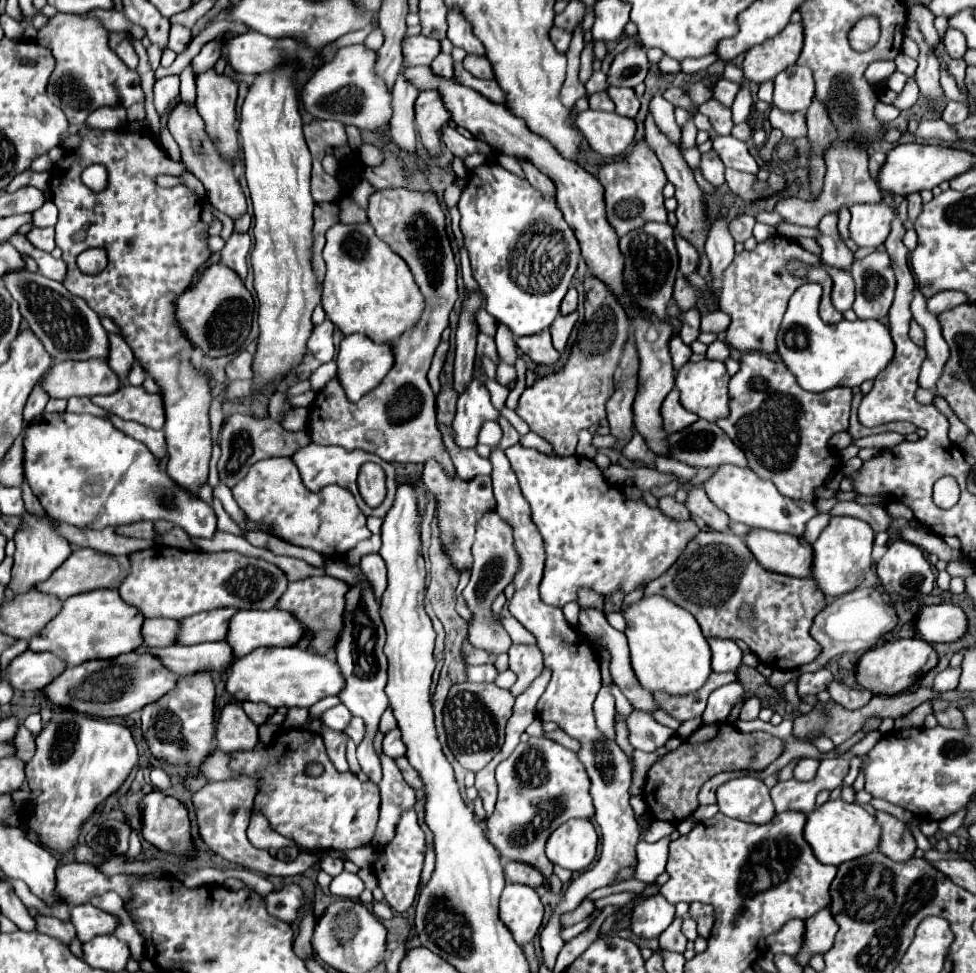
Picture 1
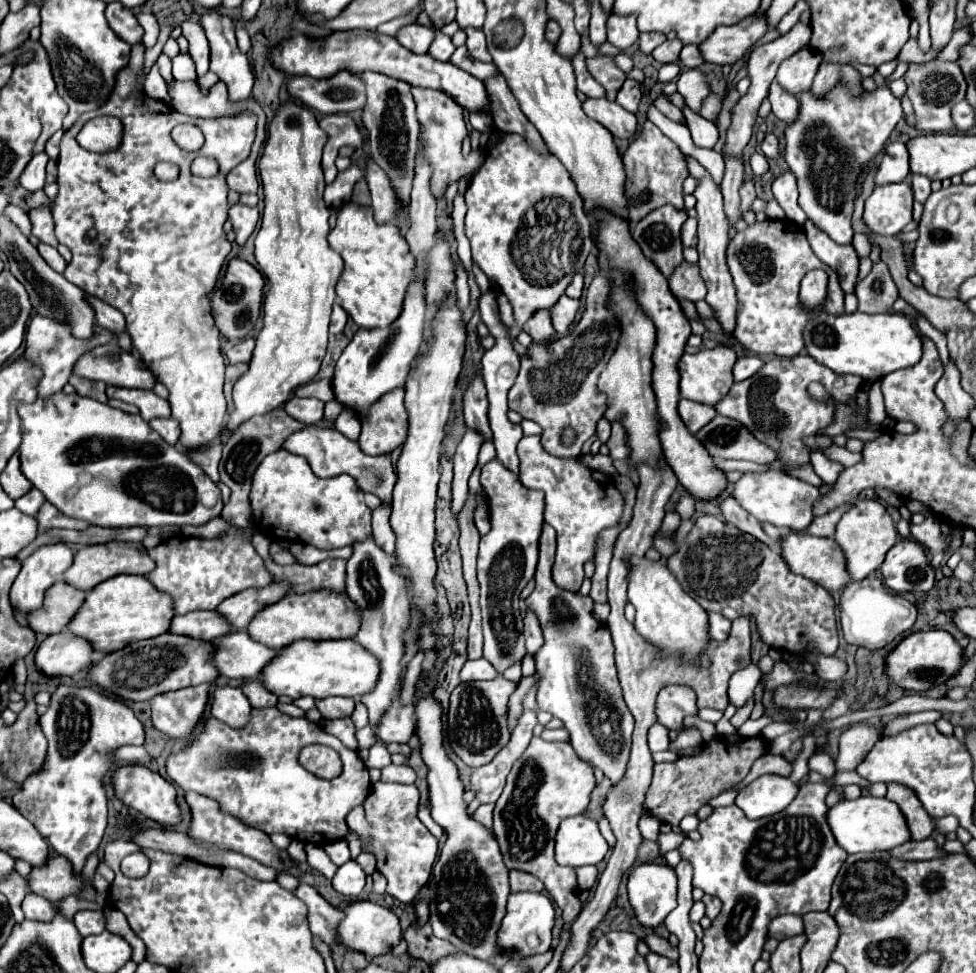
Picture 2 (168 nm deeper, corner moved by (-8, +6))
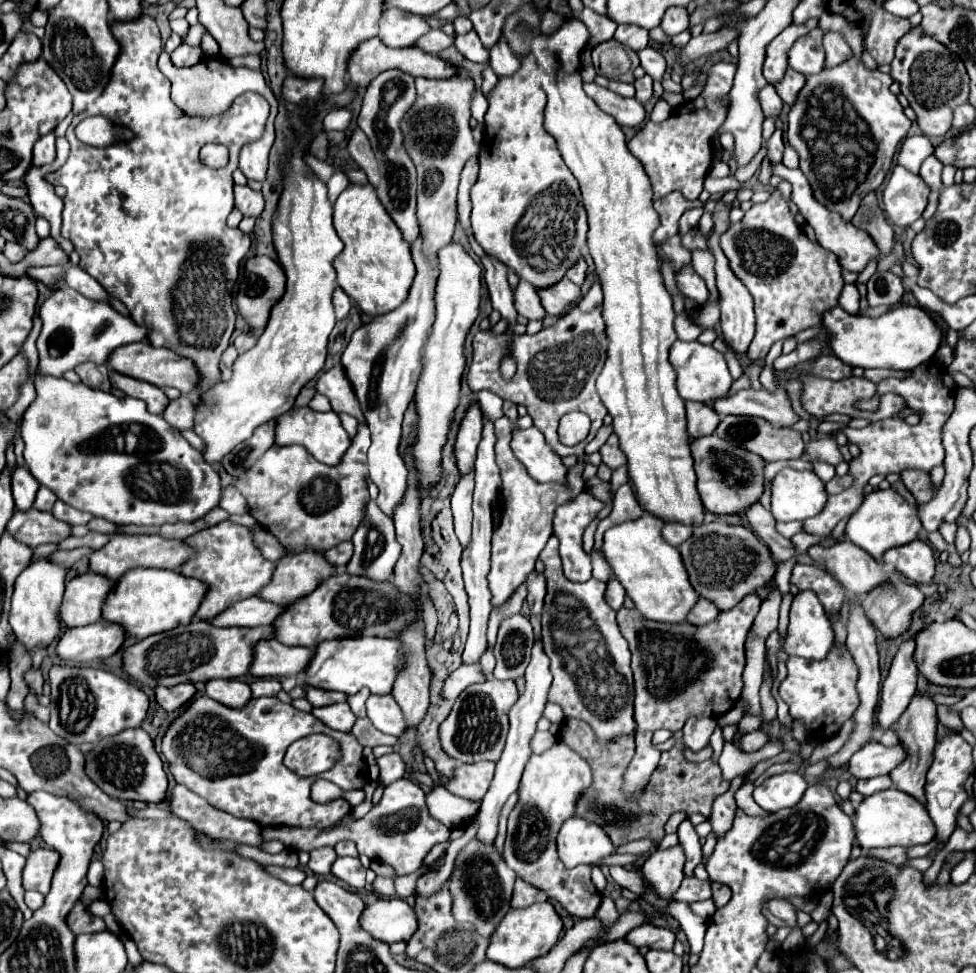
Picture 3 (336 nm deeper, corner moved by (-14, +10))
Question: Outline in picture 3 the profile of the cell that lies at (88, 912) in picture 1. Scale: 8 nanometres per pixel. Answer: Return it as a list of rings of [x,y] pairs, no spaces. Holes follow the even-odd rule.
[[[77,903],[73,907],[73,911],[67,917],[67,925],[77,935],[81,935],[81,933],[97,933],[97,931],[105,931],[107,929],[105,921],[101,917],[95,917],[93,913],[89,913],[83,903]]]

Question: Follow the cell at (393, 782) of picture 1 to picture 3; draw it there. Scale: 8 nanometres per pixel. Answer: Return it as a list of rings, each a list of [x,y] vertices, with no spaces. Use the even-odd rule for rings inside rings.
[[[391,753],[391,755],[387,755],[387,757],[377,759],[377,765],[379,765],[379,769],[381,769],[379,781],[381,781],[383,785],[401,779],[401,777],[405,775],[405,771],[407,771],[407,763],[405,763],[405,761],[401,759],[401,755],[397,755],[397,753]]]

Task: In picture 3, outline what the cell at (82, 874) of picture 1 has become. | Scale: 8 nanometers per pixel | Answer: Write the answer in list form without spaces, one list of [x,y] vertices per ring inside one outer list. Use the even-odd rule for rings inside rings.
[[[35,849],[27,857],[27,865],[23,869],[23,887],[35,889],[43,895],[51,889],[53,873],[59,865],[59,853],[55,849]]]

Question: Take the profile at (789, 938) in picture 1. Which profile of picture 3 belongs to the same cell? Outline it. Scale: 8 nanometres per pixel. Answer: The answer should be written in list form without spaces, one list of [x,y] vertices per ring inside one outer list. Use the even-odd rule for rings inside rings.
[[[769,901],[767,905],[763,905],[763,915],[775,927],[795,927],[795,907],[789,901]]]

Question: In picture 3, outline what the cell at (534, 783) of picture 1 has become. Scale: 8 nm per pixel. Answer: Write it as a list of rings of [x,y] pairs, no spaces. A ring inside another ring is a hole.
[[[557,741],[541,755],[531,755],[519,783],[521,791],[517,789],[517,793],[523,793],[523,799],[517,801],[509,815],[507,839],[503,849],[503,859],[517,873],[517,877],[523,877],[527,883],[543,889],[549,899],[559,901],[567,909],[567,913],[579,919],[593,917],[595,907],[599,907],[601,903],[601,893],[591,883],[590,865],[567,869],[561,863],[561,859],[557,857],[557,833],[567,819],[575,817],[577,801],[589,785],[589,763],[563,741]]]

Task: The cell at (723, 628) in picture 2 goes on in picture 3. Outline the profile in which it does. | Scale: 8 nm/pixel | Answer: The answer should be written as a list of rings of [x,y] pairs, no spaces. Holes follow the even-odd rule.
[[[699,597],[695,609],[691,609],[691,613],[689,613],[687,619],[689,619],[691,625],[697,625],[697,627],[699,627],[699,625],[707,625],[707,623],[715,621],[717,615],[719,615],[717,605],[711,605],[711,601]]]

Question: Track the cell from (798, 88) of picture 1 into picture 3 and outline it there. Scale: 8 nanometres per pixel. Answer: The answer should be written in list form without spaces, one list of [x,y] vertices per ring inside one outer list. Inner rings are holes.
[[[813,29],[803,35],[795,45],[789,49],[789,67],[805,77],[815,75],[825,65],[825,51],[823,51],[823,31]]]

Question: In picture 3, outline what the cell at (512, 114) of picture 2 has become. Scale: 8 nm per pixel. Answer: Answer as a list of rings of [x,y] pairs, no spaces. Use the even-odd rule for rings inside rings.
[[[501,37],[497,41],[497,45],[495,45],[495,49],[491,49],[489,65],[493,67],[497,77],[511,77],[521,67],[521,61],[519,61],[519,57],[515,53],[511,53],[511,49],[507,47],[507,43]]]

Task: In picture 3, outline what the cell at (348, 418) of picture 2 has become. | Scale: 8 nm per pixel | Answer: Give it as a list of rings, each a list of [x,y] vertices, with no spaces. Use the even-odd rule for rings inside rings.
[[[367,423],[357,425],[353,445],[335,467],[319,463],[301,445],[273,445],[249,469],[249,473],[245,473],[241,479],[235,479],[233,483],[247,499],[255,521],[273,533],[291,553],[301,553],[307,547],[327,551],[343,541],[351,541],[351,535],[361,525],[367,503],[371,501],[367,491],[369,445],[371,439]]]

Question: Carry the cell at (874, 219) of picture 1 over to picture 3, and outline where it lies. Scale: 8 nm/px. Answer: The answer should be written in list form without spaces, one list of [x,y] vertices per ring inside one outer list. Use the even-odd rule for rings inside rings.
[[[897,165],[893,167],[883,189],[885,217],[895,227],[909,227],[925,211],[927,197],[929,187],[923,183],[923,179]]]

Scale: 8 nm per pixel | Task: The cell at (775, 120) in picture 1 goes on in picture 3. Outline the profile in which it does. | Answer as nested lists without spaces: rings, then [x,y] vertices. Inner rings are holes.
[[[787,69],[785,77],[775,83],[775,89],[785,105],[793,105],[803,85],[805,85],[805,77],[801,73],[795,73],[793,69]]]

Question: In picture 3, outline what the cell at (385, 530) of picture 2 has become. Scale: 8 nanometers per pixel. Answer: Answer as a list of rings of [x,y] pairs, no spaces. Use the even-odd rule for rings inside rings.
[[[419,233],[419,237],[411,243],[411,257],[417,267],[417,275],[413,279],[407,301],[399,305],[399,309],[383,317],[375,317],[371,323],[359,327],[353,333],[341,359],[345,375],[353,385],[361,411],[371,429],[371,447],[367,451],[367,465],[369,465],[371,481],[379,489],[375,503],[387,517],[393,517],[395,509],[399,507],[407,491],[409,471],[399,453],[401,421],[415,393],[415,385],[419,379],[419,353],[429,337],[429,329],[435,319],[433,293],[435,293],[437,271],[435,265],[423,253],[423,233]]]

